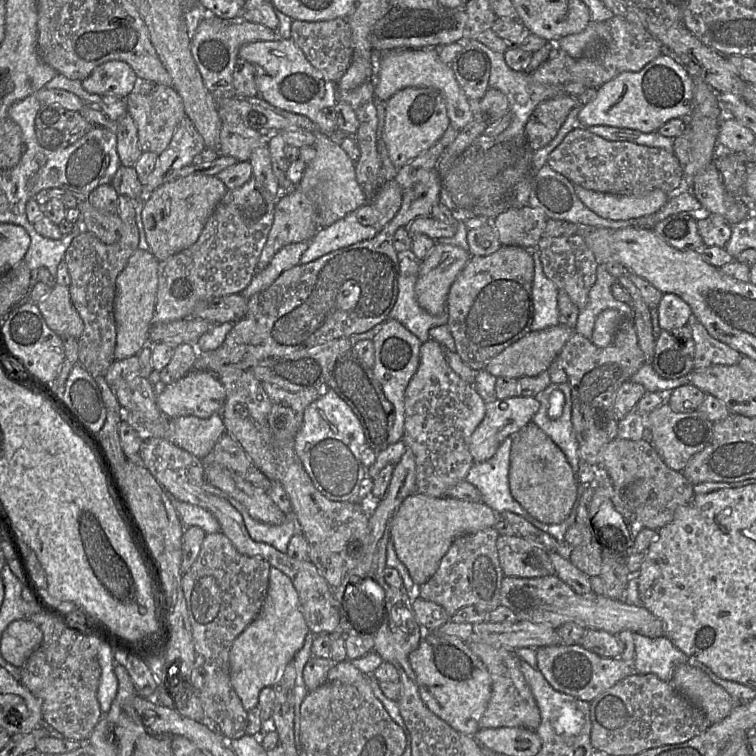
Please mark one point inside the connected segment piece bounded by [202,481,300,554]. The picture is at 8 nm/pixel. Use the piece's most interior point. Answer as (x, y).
(279, 536)

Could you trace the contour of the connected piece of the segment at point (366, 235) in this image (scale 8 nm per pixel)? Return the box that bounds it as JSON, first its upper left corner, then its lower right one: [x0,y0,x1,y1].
[300,212,378,264]

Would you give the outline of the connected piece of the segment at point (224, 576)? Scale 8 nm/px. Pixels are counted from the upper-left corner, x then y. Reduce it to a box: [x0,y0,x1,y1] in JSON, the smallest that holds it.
[182,532,271,740]

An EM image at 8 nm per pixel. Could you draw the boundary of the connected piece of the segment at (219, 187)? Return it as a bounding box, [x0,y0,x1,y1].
[141,175,227,261]

